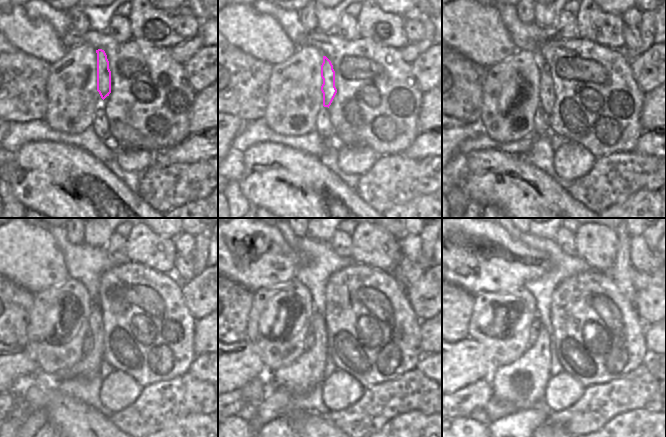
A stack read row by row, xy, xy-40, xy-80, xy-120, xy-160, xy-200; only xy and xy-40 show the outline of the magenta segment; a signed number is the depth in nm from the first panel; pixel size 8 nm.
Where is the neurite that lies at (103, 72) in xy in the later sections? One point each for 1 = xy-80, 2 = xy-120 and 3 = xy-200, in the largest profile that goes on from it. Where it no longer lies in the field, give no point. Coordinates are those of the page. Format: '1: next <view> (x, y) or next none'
1: next xy-80 (546, 94)
2: next xy-120 (89, 365)
3: next xy-200 (522, 383)

